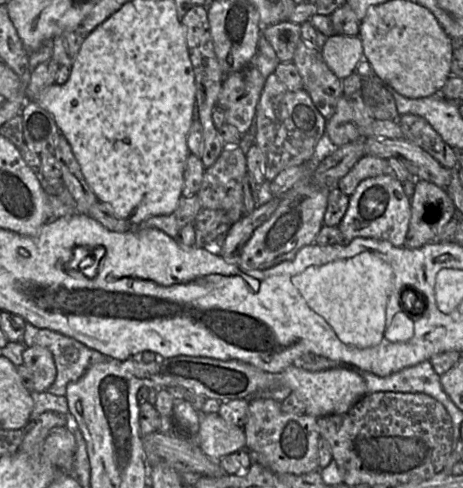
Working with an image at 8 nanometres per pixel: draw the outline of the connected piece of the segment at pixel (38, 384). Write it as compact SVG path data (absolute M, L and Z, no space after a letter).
M42 346L25 347L22 358L33 376L34 391L47 392L57 373L52 353Z

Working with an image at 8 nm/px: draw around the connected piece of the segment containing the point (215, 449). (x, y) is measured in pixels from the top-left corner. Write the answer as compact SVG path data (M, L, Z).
M218 413L200 414L198 446L206 456L219 461L246 448L243 428L227 423Z

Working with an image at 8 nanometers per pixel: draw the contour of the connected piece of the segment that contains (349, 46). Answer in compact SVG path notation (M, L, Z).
M330 36L320 52L329 69L340 80L354 73L364 59L359 36Z

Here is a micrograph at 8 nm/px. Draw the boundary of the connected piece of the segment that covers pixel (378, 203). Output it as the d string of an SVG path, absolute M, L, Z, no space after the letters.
M384 174L359 183L349 197L348 209L339 224L346 243L355 238L385 240L403 247L411 219L411 199L405 194L403 184L394 176Z

